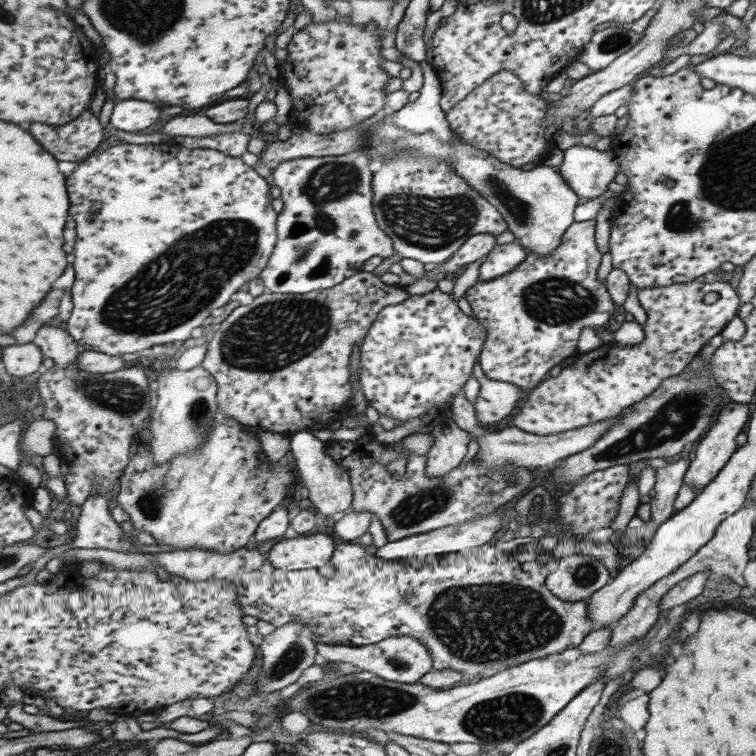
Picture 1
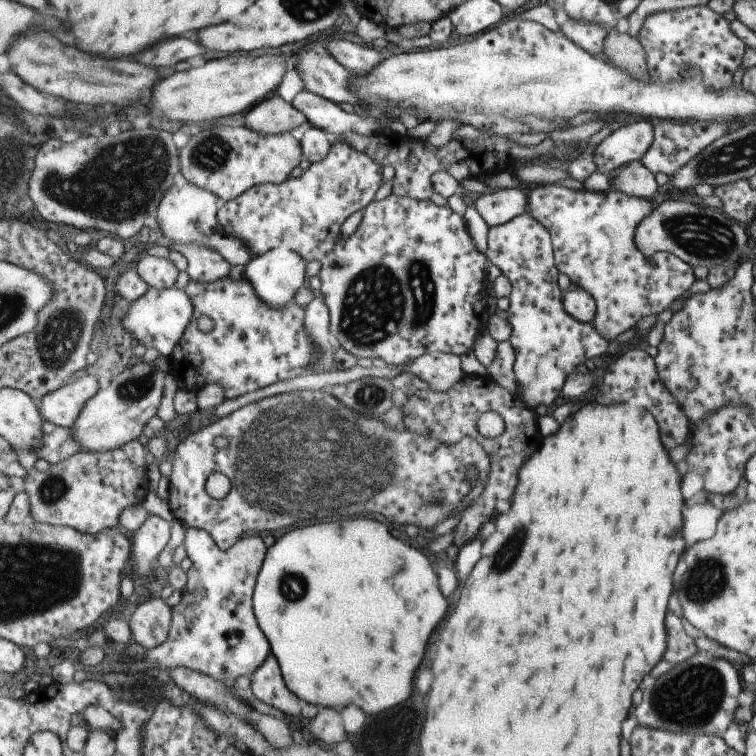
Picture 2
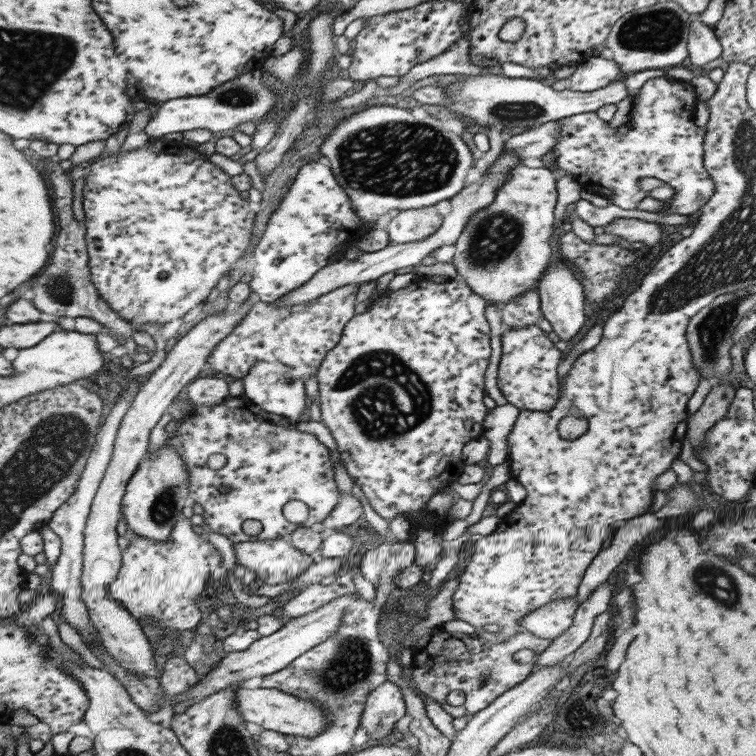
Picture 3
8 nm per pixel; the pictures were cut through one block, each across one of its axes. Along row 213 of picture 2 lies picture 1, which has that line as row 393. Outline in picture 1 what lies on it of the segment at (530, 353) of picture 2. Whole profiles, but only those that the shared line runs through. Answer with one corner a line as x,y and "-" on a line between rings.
593,219
573,221
561,235
561,241
553,252
537,255
525,250
525,259
510,272
486,282
477,282
465,290
465,300
485,328
485,341
478,360
481,370
491,380
509,382
521,389
516,407
521,406
531,389
548,376
553,366
576,354
575,344
580,330
591,328
599,332
613,325
611,313
615,310
615,303
605,289
604,280
597,280
596,276
602,254
595,247
594,228

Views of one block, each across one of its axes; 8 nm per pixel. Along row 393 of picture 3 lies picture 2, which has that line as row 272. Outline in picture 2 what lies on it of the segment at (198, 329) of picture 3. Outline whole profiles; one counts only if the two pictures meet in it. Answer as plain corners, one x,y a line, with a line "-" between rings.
143,256
135,264
135,272
148,287
167,289
173,287
177,278
177,268
167,258

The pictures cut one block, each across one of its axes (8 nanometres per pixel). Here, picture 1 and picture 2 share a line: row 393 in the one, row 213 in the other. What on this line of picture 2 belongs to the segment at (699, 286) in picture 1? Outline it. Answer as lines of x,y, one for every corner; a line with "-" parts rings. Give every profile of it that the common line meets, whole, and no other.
556,183
538,185
526,195
526,212
549,233
555,268
569,278
572,287
577,286
585,290
593,298
593,328
603,340
615,340
615,336
632,328
643,316
663,312
671,306
673,300
684,298
689,286
695,282
692,266
685,264
675,255
655,253
651,254
651,258
647,258
635,248
633,232
639,220
651,214
651,204
647,200
611,192
611,189
607,192
593,192
580,186
563,188

